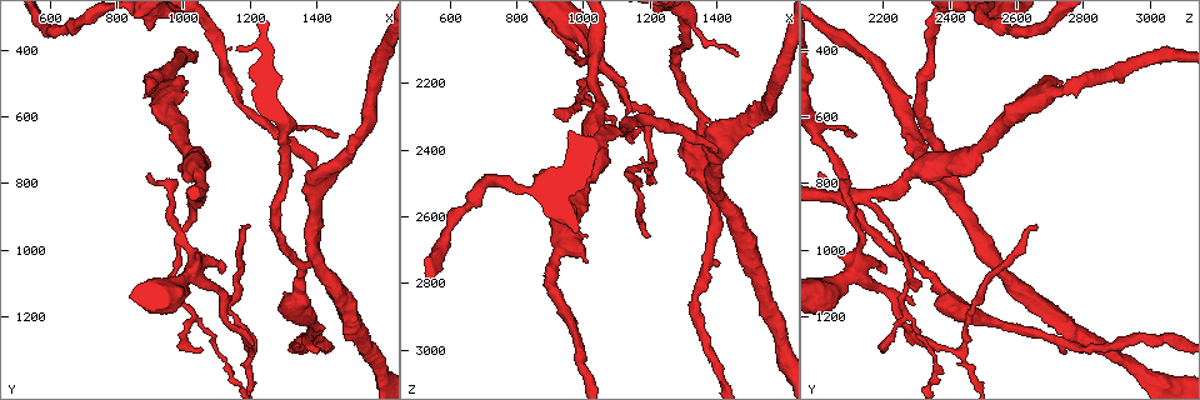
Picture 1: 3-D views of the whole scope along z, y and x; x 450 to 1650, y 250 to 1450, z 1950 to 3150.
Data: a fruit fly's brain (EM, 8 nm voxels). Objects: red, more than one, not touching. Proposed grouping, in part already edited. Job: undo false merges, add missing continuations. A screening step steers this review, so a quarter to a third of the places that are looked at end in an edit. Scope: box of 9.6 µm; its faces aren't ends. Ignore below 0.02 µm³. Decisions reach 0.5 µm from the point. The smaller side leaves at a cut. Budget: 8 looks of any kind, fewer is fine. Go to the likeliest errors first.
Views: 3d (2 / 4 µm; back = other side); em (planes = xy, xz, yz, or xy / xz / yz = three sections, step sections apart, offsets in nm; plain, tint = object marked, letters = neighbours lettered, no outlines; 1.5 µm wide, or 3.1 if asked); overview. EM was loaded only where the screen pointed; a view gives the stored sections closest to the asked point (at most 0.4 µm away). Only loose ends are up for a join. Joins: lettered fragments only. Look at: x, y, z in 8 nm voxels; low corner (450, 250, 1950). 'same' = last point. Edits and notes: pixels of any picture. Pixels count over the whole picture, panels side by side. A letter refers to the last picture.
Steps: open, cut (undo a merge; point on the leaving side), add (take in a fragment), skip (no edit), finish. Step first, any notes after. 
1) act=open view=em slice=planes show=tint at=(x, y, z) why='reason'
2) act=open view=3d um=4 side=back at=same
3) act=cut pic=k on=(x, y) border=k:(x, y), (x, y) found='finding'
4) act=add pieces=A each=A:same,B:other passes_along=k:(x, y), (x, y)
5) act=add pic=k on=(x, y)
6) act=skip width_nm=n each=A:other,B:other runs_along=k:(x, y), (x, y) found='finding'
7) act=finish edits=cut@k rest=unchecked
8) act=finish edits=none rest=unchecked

act=open view=3d um=4 side=back at=(1120, 1070, 2210) why='an open end'

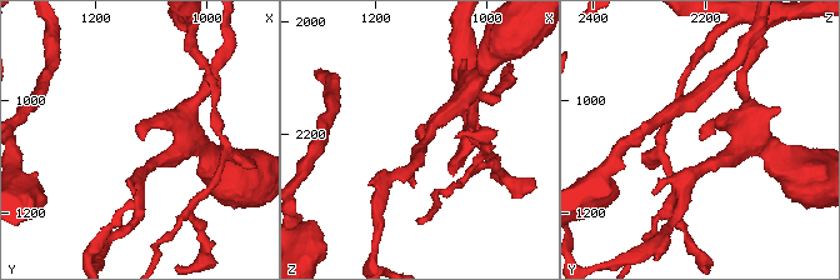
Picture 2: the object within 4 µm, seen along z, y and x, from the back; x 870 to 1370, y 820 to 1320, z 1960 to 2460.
act=open view=em slice=yz step=8 show=letters at=(1120, 1070, 2210) why='need the tissue'

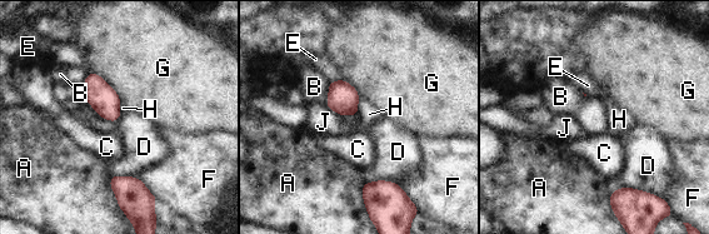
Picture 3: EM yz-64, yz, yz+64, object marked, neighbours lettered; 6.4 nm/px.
act=skip longest_contact=G:260nm each=A:other,B:other,C:other,D:other,E:other,F:other,G:other,H:other,J:other border=3:(360, 96), (358, 100), (358, 113) found='no lettered fragment goes on from it'

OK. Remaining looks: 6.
act=open view=3d um=2 at=(1210, 1300, 2440) why='three-way junction'

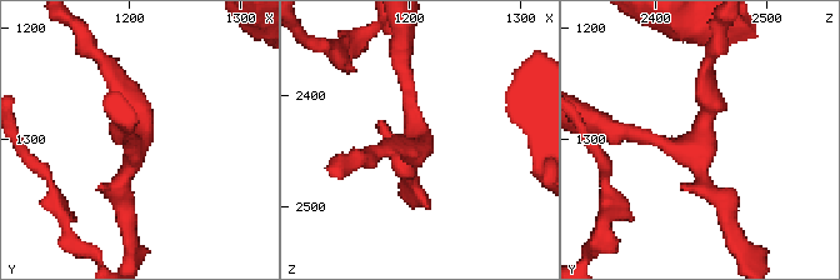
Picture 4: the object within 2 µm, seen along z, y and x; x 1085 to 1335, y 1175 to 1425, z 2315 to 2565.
act=open view=em slice=planes show=letters at=(1210, 1302, 2440) arms=3

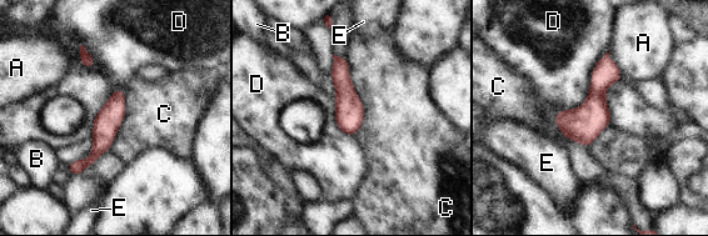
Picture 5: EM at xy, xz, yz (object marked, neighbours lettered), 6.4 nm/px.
act=skip each=A:other,B:other,C:other,D:other,E:other runs_along=5:(120, 93), (101, 145), (71, 170) found='one neuron here'

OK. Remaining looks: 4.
act=open view=3d um=4 at=(1040, 770, 2300) why='calibre changes'

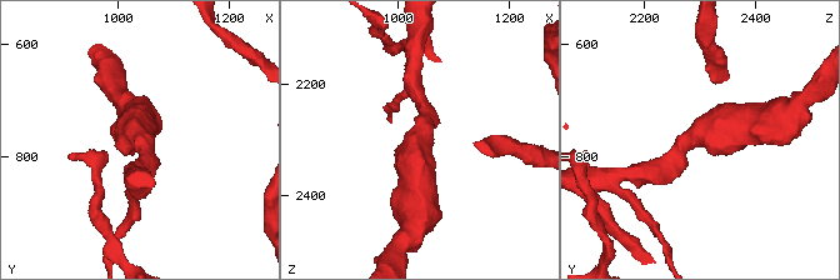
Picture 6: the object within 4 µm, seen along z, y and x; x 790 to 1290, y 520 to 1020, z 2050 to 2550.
act=open view=em slice=yz step=8 show=tint at=(1040, 765, 2290) why='need the tissue'

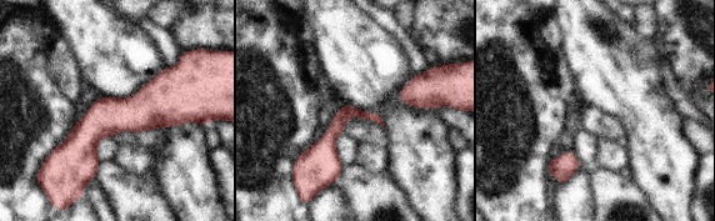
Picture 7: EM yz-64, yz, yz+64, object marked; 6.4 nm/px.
act=open view=em slice=planes show=letters at=same why='cut it another way'

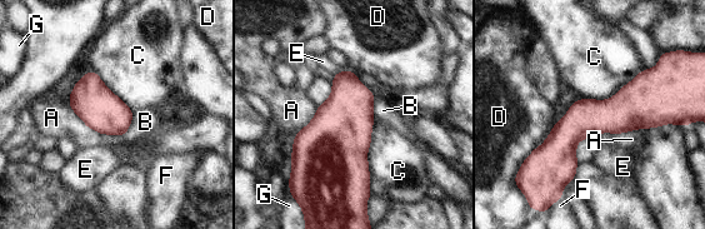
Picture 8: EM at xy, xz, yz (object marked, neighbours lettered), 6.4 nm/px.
act=skip longest_contact=C:500nm each=A:other,B:other,C:other,D:other,E:other,F:other,G:other found='one neuron here'

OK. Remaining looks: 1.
act=finish edits=none rest=unchecked

